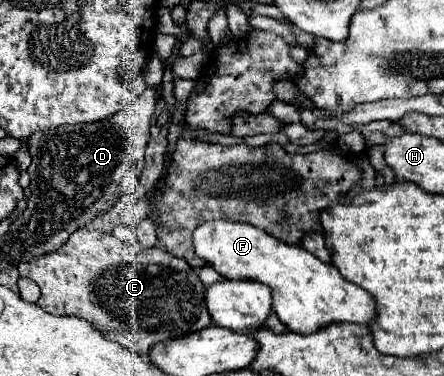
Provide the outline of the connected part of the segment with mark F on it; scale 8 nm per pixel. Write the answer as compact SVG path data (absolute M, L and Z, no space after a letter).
M207 221L199 225L193 233L193 245L195 253L203 257L215 271L225 275L227 279L251 279L265 283L273 291L273 311L277 317L285 323L289 331L301 333L301 335L311 335L325 325L331 323L359 323L359 325L369 325L377 313L373 295L367 293L363 287L357 287L355 283L347 281L335 265L319 261L313 253L309 253L303 247L297 245L287 245L273 235L265 233L263 229L257 229L249 223L233 223L233 221Z

